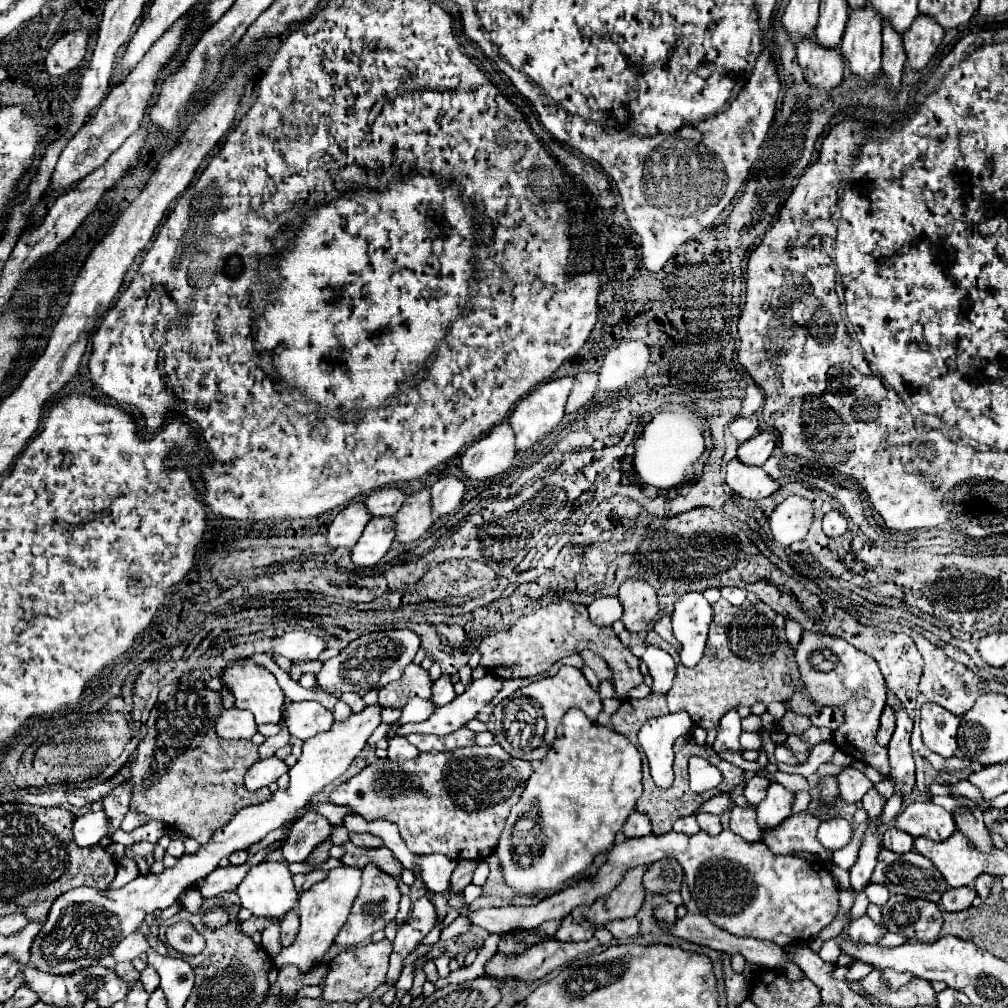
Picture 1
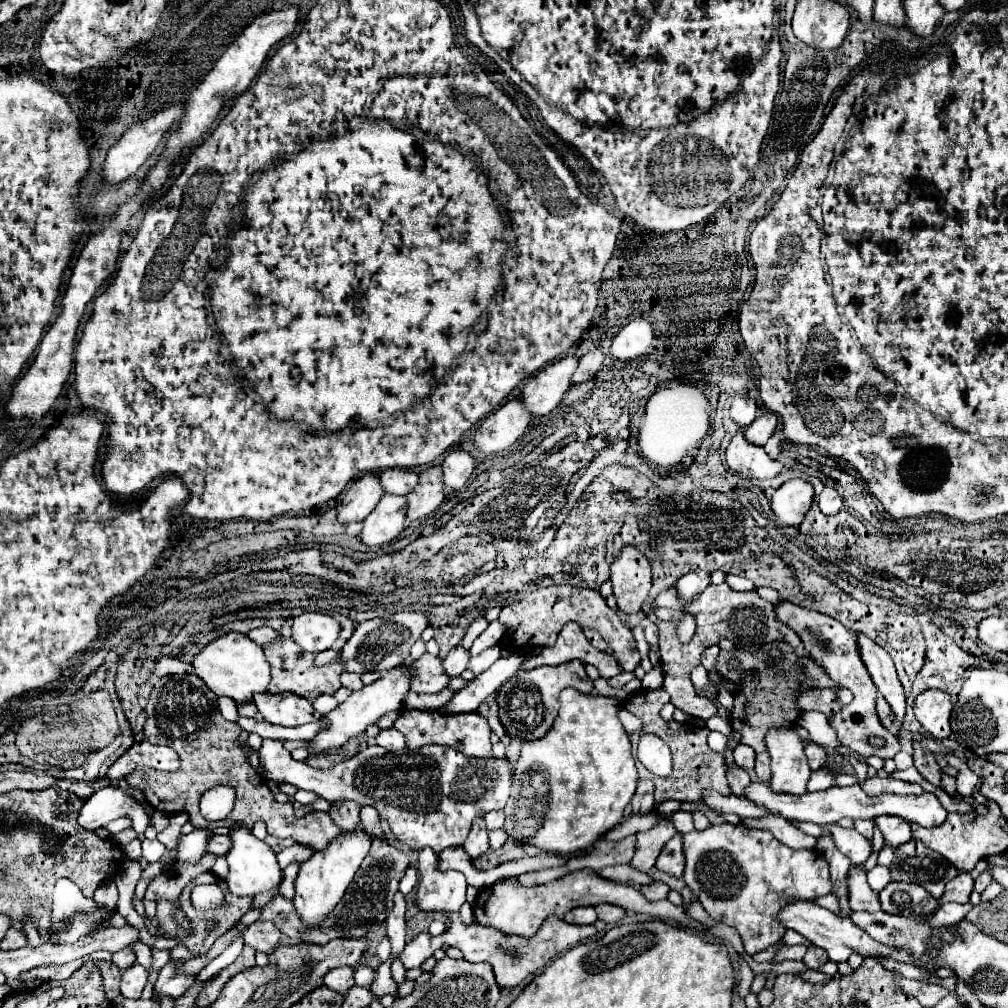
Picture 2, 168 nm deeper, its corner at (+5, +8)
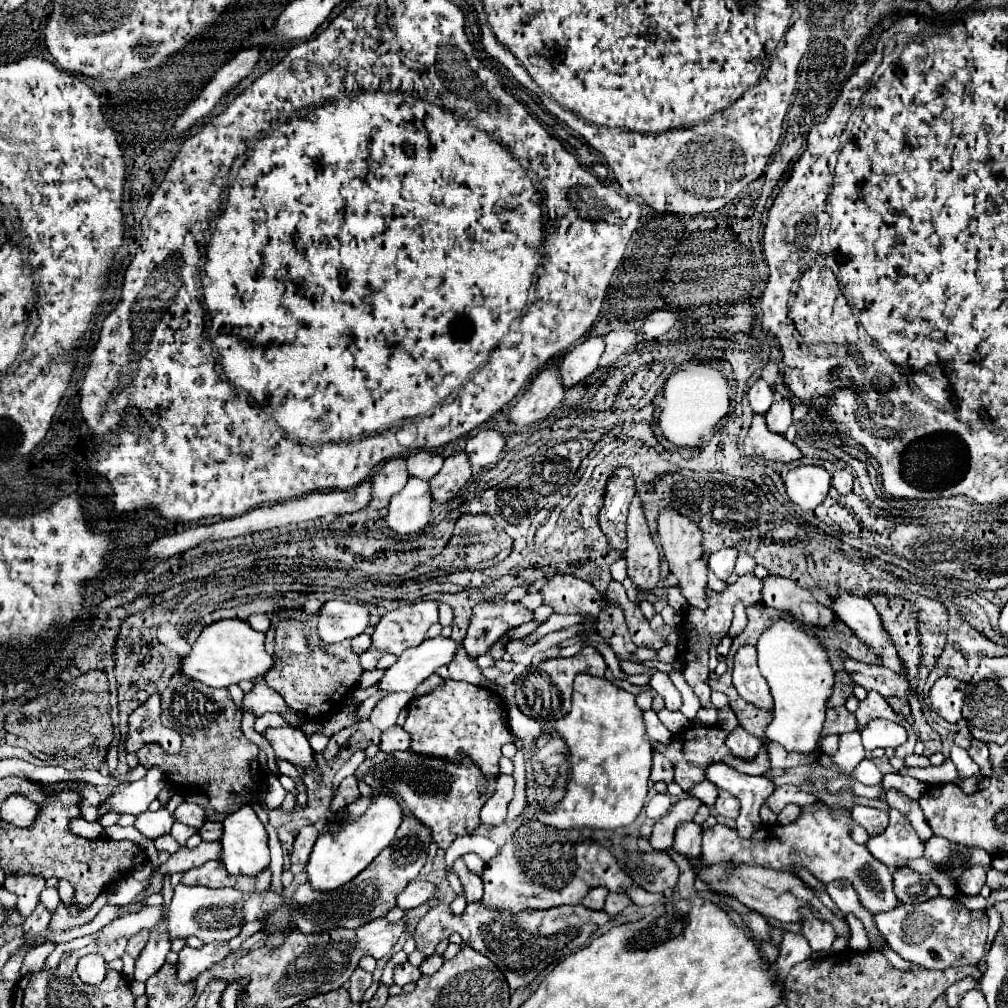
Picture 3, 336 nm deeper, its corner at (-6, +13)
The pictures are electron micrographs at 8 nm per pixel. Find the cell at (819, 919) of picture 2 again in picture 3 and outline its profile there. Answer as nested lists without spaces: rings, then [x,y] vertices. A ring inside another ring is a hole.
[[[693,862],[693,864],[695,864],[695,870],[697,870],[699,878],[703,882],[707,882],[715,892],[729,894],[729,896],[737,898],[741,904],[745,904],[747,908],[761,912],[763,916],[775,918],[779,922],[797,922],[797,924],[801,924],[803,914],[799,910],[809,908],[817,920],[829,922],[833,926],[833,930],[837,932],[837,936],[841,936],[845,940],[851,938],[851,928],[849,928],[847,920],[837,916],[835,912],[831,912],[827,906],[823,906],[823,902],[815,896],[815,892],[799,876],[793,876],[789,872],[779,872],[779,870],[767,870],[767,868],[761,868],[761,866],[731,868],[729,864],[721,864],[721,866],[703,866],[701,862]]]

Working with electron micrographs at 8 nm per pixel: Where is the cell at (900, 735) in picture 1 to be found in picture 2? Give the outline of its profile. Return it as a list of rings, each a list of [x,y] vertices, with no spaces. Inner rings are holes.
[[[856,633],[856,643],[858,643],[858,653],[862,655],[862,663],[866,665],[878,691],[890,703],[890,707],[896,715],[896,725],[900,727],[902,719],[904,719],[906,695],[904,695],[902,683],[896,675],[896,667],[894,667],[890,655],[864,633]]]

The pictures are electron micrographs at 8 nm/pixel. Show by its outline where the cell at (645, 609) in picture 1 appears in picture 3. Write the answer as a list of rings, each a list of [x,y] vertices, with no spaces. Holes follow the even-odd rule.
[[[635,496],[627,516],[627,576],[641,592],[653,592],[661,574],[661,558],[655,542],[651,540],[641,502]]]

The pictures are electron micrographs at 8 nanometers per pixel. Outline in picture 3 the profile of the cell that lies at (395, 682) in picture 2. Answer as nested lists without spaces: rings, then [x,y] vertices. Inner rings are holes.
[[[443,636],[425,640],[423,644],[405,650],[405,654],[401,654],[399,660],[385,670],[385,676],[377,682],[377,688],[381,692],[413,692],[437,668],[449,664],[461,648],[461,644]]]

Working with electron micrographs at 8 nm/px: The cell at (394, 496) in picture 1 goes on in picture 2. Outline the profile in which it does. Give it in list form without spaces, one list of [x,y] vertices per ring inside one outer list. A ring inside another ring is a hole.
[[[386,469],[380,473],[380,483],[386,493],[408,495],[418,483],[418,473],[410,469]]]

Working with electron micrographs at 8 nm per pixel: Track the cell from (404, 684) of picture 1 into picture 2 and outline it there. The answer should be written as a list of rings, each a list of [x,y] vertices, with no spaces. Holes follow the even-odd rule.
[[[424,653],[418,661],[412,661],[410,665],[416,671],[416,677],[412,679],[412,691],[438,693],[444,687],[448,687],[450,677],[446,675],[446,671],[442,671],[442,659],[440,657]]]

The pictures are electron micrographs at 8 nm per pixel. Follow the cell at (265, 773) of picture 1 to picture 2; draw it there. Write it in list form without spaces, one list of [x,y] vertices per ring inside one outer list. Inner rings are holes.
[[[264,739],[260,747],[260,763],[264,779],[292,783],[298,789],[312,791],[328,801],[350,799],[360,805],[374,805],[384,817],[400,843],[410,849],[432,847],[434,853],[450,845],[462,845],[470,833],[472,821],[494,809],[504,809],[510,797],[510,763],[506,759],[468,759],[452,747],[420,747],[396,753],[374,745],[352,759],[330,769],[314,769],[292,759],[290,751],[272,739]]]

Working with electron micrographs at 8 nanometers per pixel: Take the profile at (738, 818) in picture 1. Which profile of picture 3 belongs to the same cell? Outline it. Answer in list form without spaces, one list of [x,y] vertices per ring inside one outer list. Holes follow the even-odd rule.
[[[737,728],[735,732],[731,732],[727,736],[727,748],[731,750],[733,756],[745,760],[745,762],[751,762],[757,754],[759,754],[759,746],[763,744],[759,738],[751,738],[751,734],[747,734],[745,730]]]

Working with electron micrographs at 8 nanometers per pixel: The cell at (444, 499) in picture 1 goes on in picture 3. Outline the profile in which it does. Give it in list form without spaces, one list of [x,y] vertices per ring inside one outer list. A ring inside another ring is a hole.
[[[481,430],[465,444],[465,454],[473,468],[487,468],[497,462],[499,452],[505,446],[505,438],[495,430]]]

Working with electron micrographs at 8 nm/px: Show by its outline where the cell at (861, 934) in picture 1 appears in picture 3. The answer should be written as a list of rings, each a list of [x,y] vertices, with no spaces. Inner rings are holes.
[[[939,896],[917,906],[899,904],[895,910],[875,914],[875,924],[901,958],[927,970],[977,964],[987,944],[987,914],[983,910],[967,910],[957,898]]]

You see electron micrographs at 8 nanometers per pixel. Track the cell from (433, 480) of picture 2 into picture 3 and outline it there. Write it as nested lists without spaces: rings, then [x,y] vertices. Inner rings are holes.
[[[455,452],[445,458],[439,474],[431,478],[431,496],[435,502],[451,500],[467,482],[467,472],[471,472],[465,452]]]

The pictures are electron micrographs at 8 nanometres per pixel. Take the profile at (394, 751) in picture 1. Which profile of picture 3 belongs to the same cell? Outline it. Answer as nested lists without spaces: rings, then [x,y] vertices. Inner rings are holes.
[[[391,726],[381,734],[381,750],[395,752],[395,750],[407,750],[411,744],[411,736],[401,726]]]

